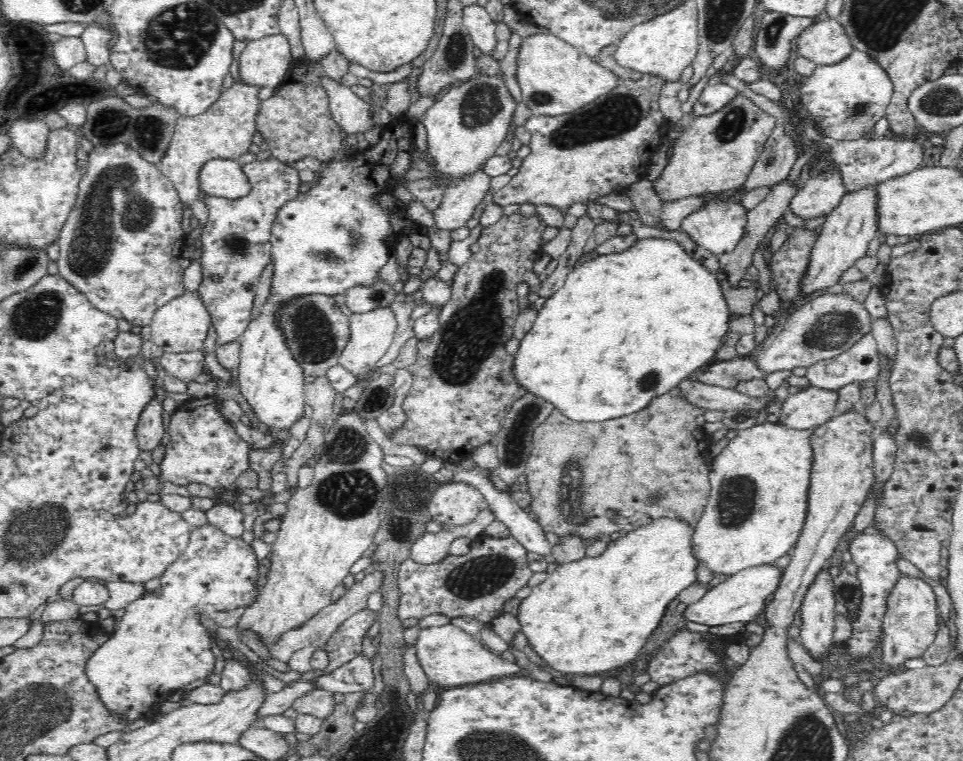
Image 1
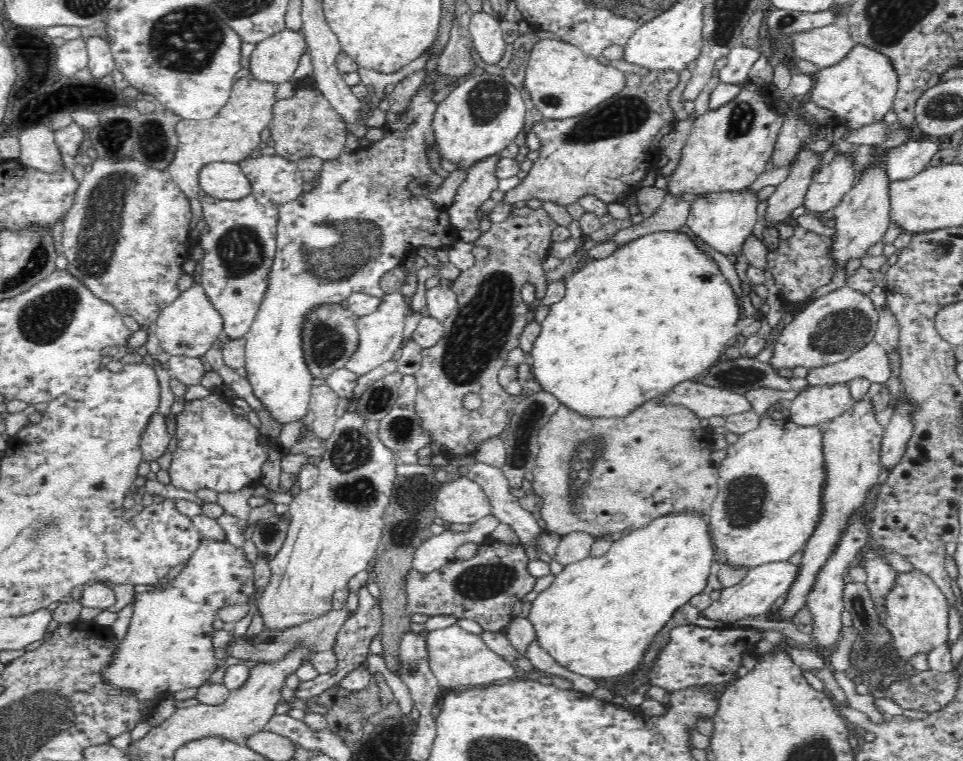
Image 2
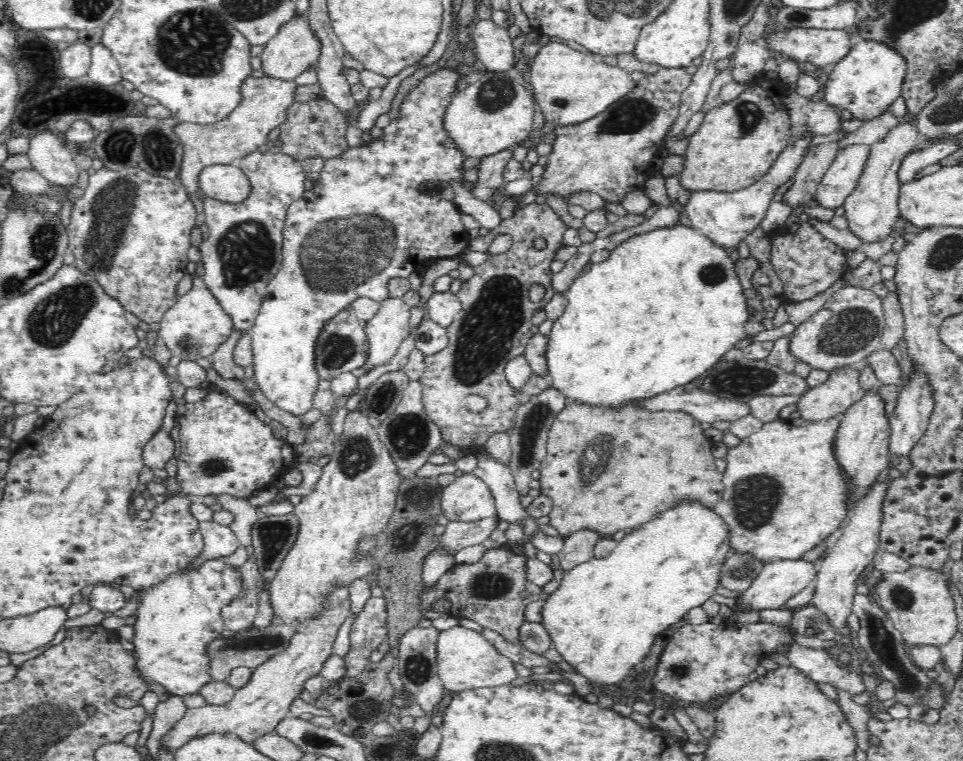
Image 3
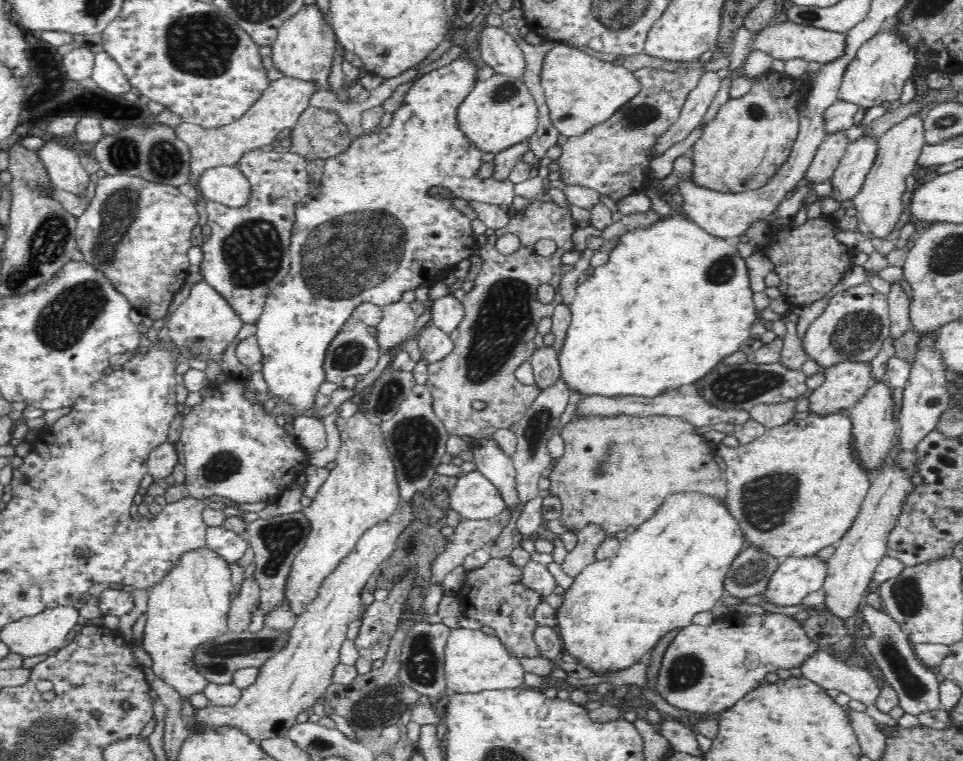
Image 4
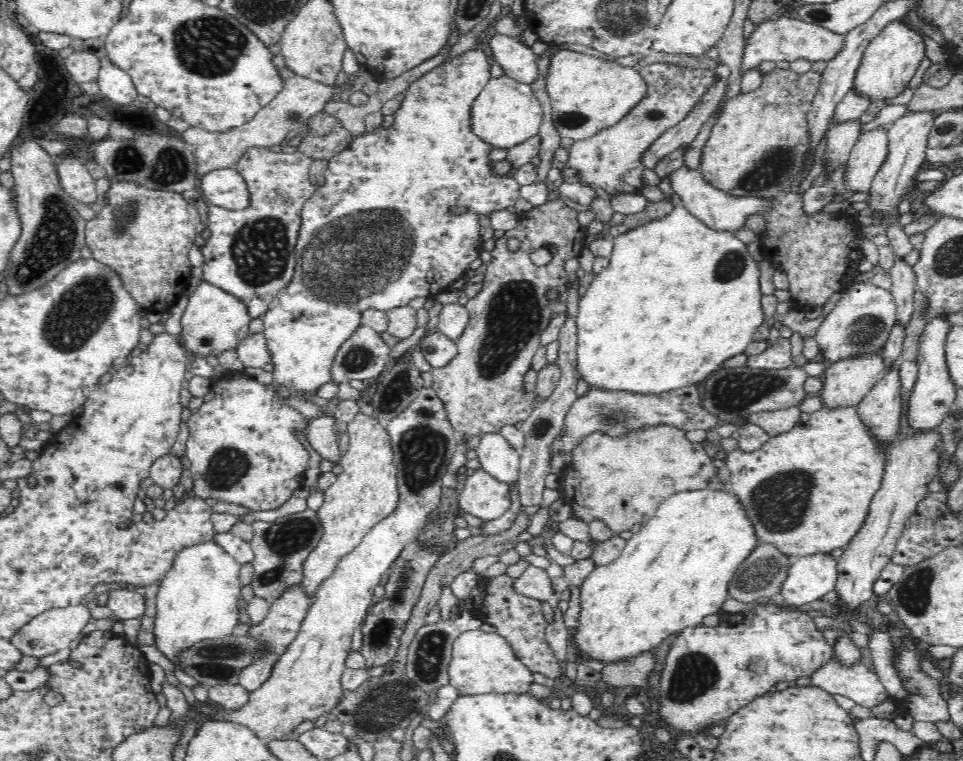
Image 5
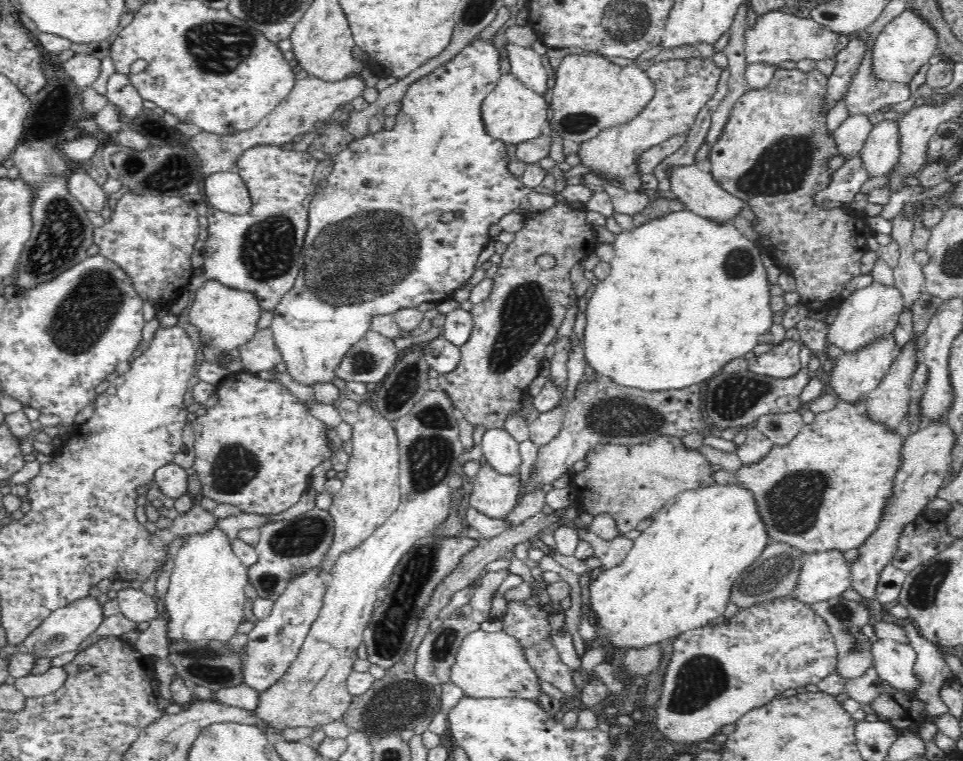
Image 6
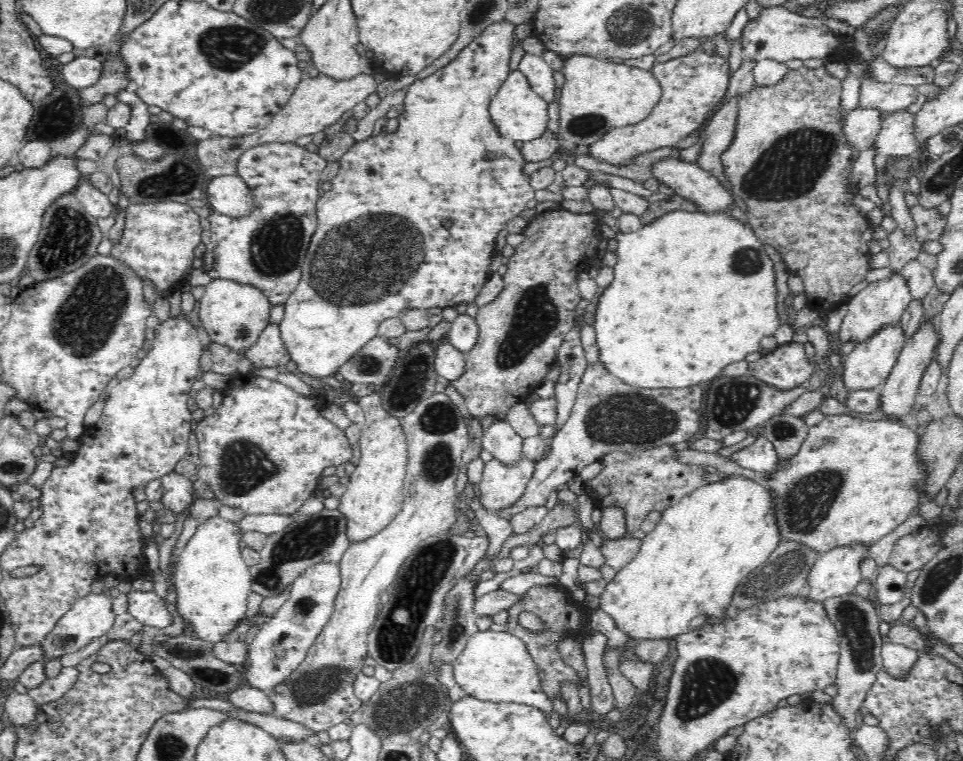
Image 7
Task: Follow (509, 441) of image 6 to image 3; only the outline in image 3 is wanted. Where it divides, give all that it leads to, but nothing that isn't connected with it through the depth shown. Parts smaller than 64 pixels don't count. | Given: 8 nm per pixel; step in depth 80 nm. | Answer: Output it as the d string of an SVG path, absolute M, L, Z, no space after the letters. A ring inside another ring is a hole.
M481 451L474 453L478 458L477 468L472 470L471 474L487 484L494 499L497 518L506 524L517 524L525 538L532 538L540 531L540 526L537 519L522 507L510 468L506 464L496 462L492 456L481 454Z

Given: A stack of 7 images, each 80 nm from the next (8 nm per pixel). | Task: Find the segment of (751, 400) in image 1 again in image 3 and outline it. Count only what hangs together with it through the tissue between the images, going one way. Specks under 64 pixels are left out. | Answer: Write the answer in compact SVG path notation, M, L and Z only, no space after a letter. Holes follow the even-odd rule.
M688 383L671 388L653 396L653 398L630 402L632 405L644 405L654 411L676 411L690 413L701 423L715 420L727 420L730 422L735 418L749 413L749 403L734 396L724 397L704 388Z

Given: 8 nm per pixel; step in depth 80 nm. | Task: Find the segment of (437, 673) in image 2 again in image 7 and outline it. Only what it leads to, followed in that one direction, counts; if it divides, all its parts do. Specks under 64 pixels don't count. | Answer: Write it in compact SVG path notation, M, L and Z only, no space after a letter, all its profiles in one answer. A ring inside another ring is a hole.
M482 630L471 634L458 659L452 665L452 674L466 695L488 702L518 702L528 704L550 714L552 699L541 688L538 667L525 642L509 631Z

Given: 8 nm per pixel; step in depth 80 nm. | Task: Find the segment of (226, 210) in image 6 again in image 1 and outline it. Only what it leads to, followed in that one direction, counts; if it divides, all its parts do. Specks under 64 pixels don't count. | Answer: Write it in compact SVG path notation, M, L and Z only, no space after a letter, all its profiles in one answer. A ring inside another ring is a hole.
M214 157L201 168L199 183L203 194L238 199L250 192L251 184L238 160Z

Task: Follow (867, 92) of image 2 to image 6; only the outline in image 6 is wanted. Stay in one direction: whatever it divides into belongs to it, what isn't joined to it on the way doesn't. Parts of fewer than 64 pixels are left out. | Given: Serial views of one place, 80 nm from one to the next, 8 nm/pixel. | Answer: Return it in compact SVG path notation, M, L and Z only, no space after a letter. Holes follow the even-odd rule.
M905 10L890 20L876 36L870 50L870 68L876 82L900 82L909 84L920 67L935 54L940 53L935 34L911 10Z

